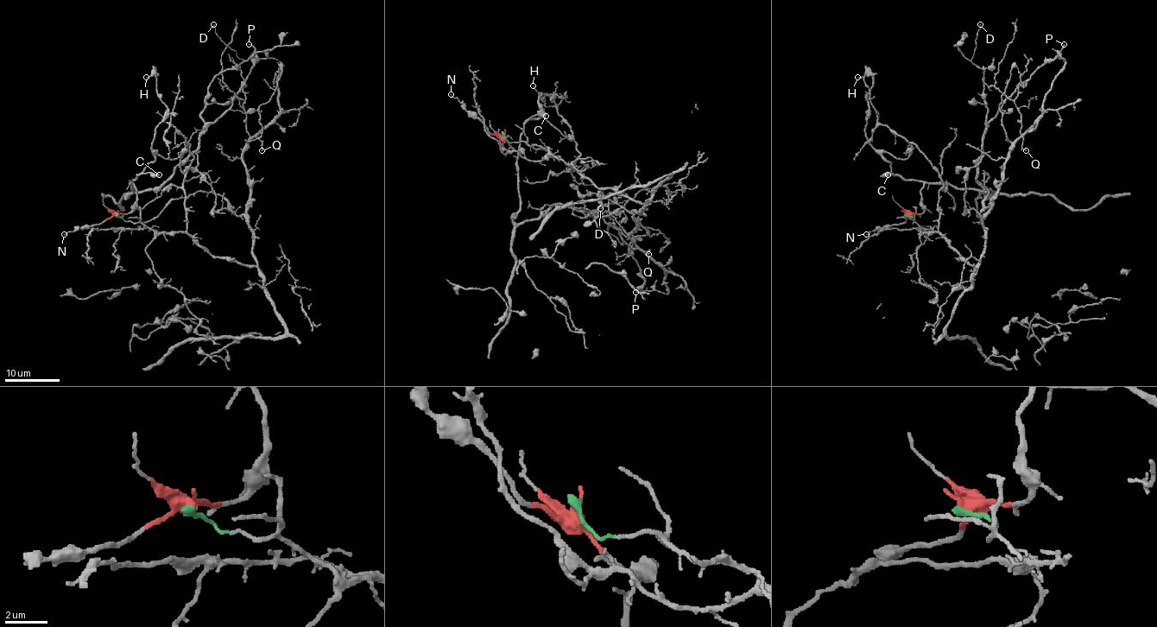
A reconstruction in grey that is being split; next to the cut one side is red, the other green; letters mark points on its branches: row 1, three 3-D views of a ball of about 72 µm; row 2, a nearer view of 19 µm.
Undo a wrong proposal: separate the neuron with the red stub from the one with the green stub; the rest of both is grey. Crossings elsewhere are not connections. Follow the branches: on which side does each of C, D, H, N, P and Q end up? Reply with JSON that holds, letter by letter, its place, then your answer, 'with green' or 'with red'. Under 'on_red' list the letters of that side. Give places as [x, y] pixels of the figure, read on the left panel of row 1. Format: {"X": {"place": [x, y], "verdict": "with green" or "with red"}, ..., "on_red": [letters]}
{"C": {"place": [159, 174], "verdict": "with red"}, "D": {"place": [213, 24], "verdict": "with red"}, "H": {"place": [146, 77], "verdict": "with red"}, "N": {"place": [64, 234], "verdict": "with red"}, "P": {"place": [249, 44], "verdict": "with red"}, "Q": {"place": [262, 150], "verdict": "with green"}, "on_red": ["C", "D", "H", "N", "P"]}

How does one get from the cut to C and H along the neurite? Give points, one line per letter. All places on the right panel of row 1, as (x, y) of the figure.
C: (907, 215), (923, 211), (920, 199), (923, 183), (904, 180), (888, 173), (888, 175)
H: (907, 215), (923, 211), (923, 183), (896, 175), (871, 145), (866, 120), (873, 78), (857, 78)

